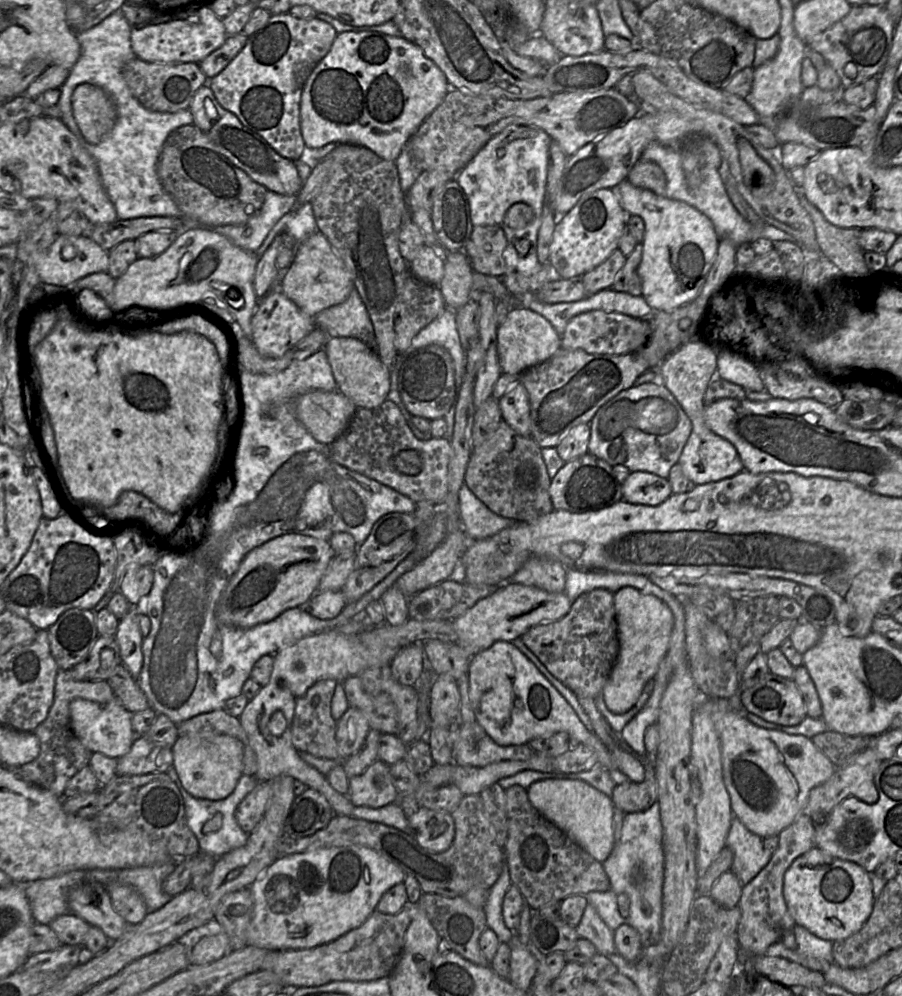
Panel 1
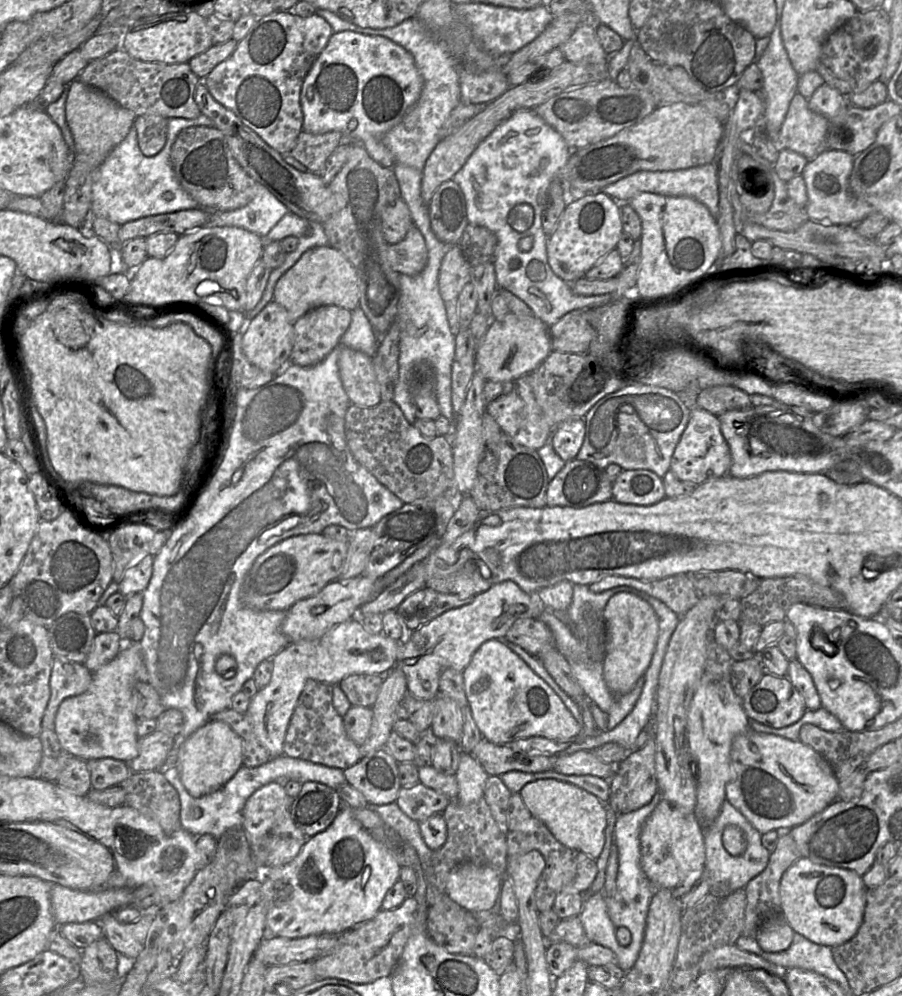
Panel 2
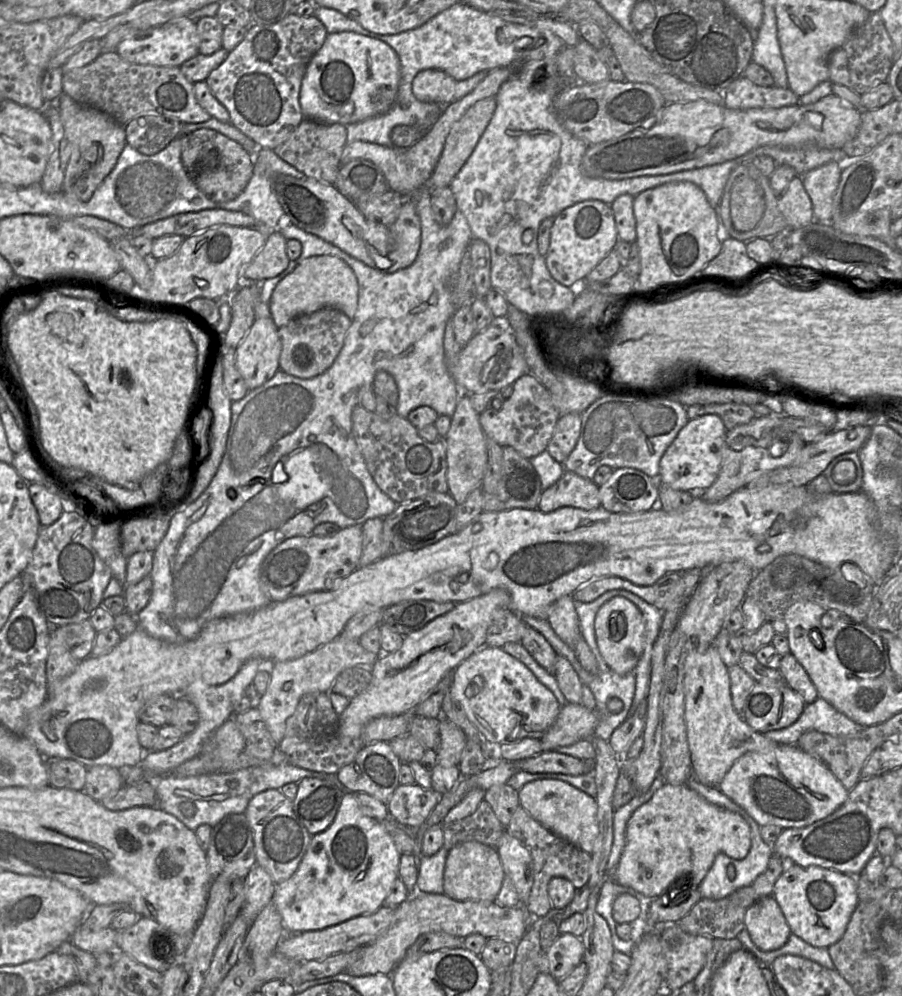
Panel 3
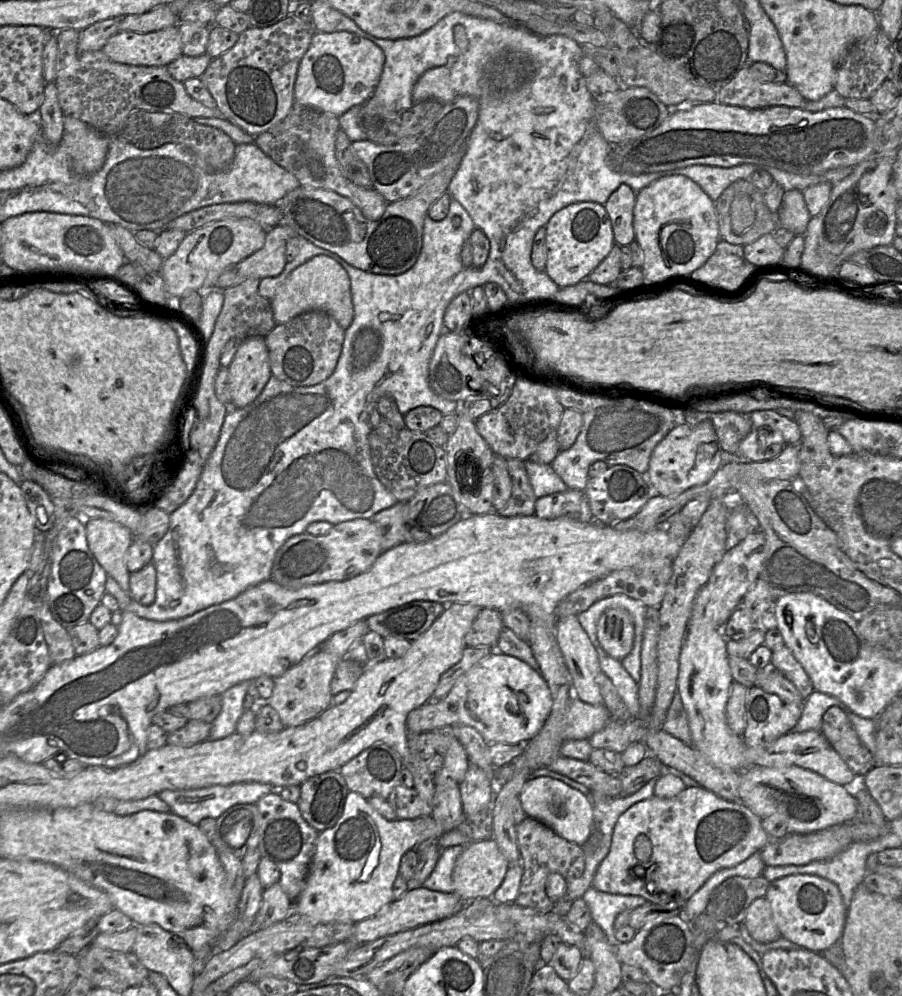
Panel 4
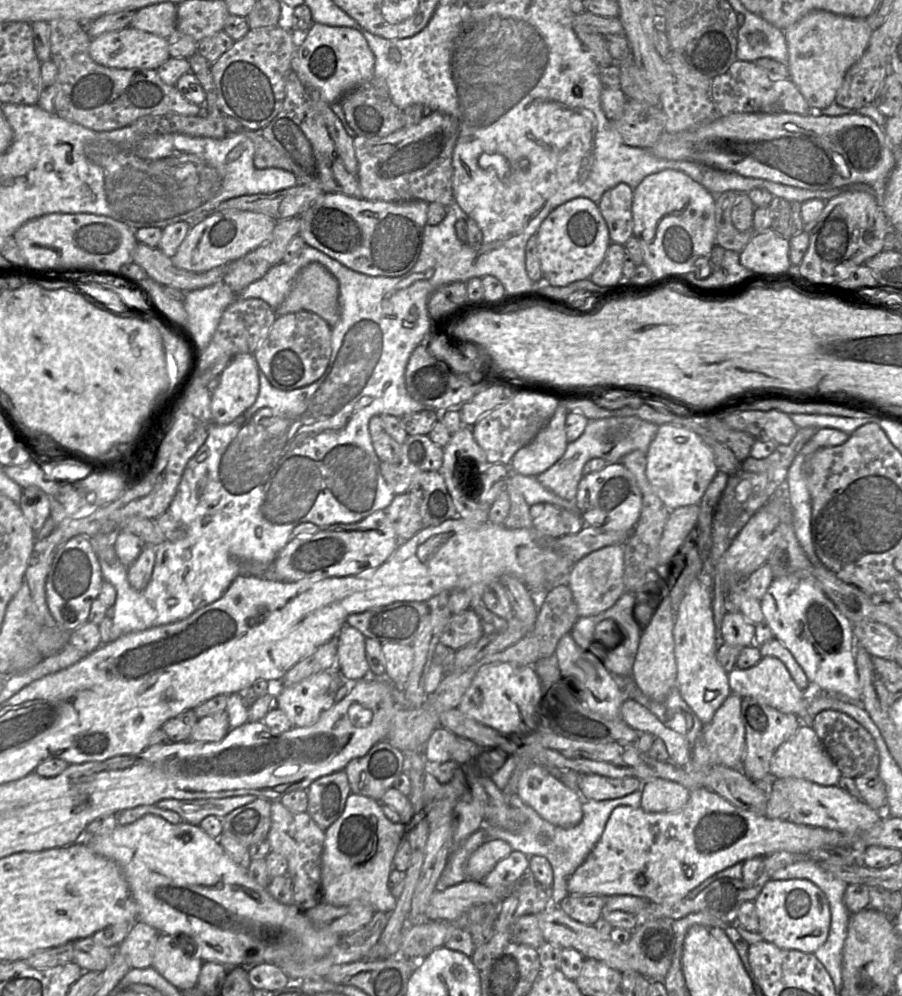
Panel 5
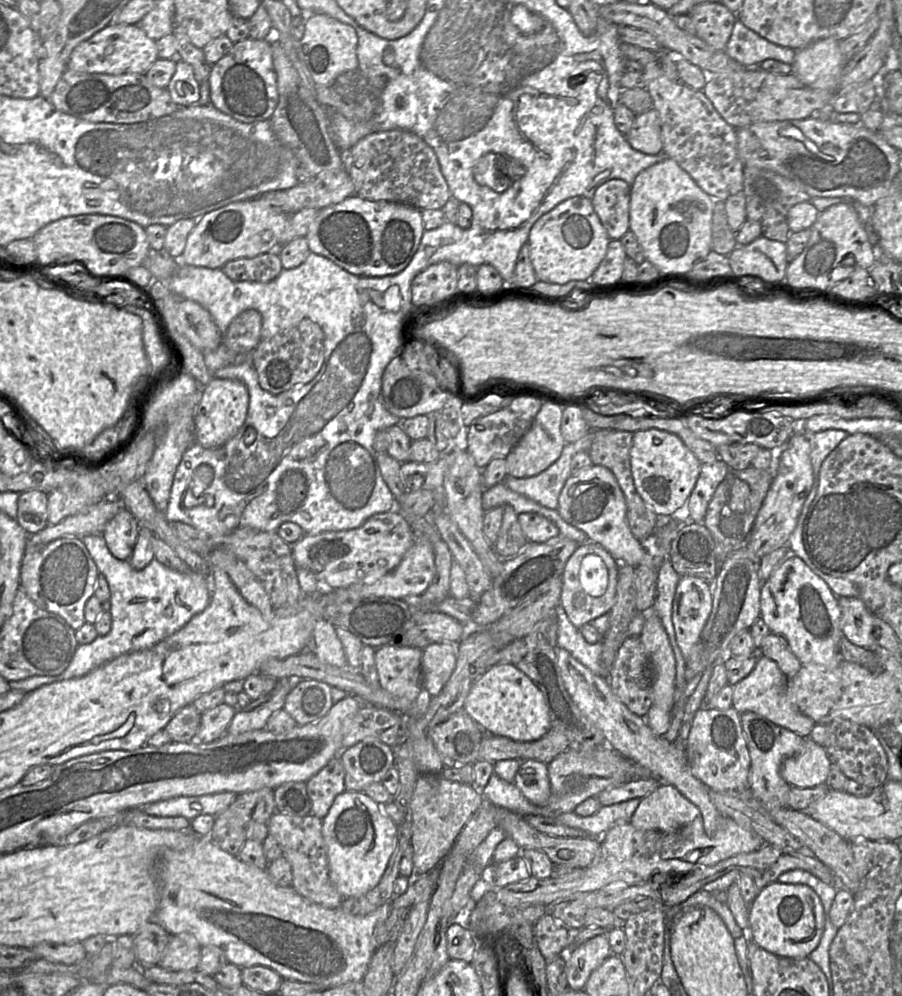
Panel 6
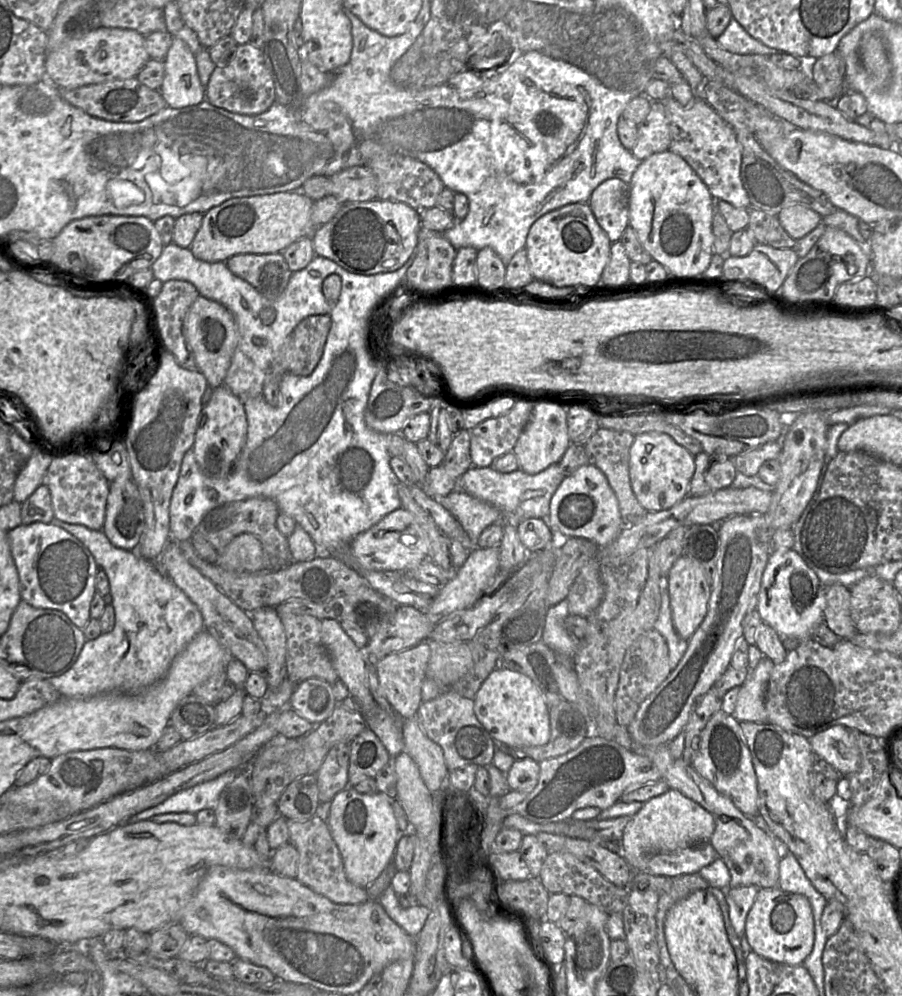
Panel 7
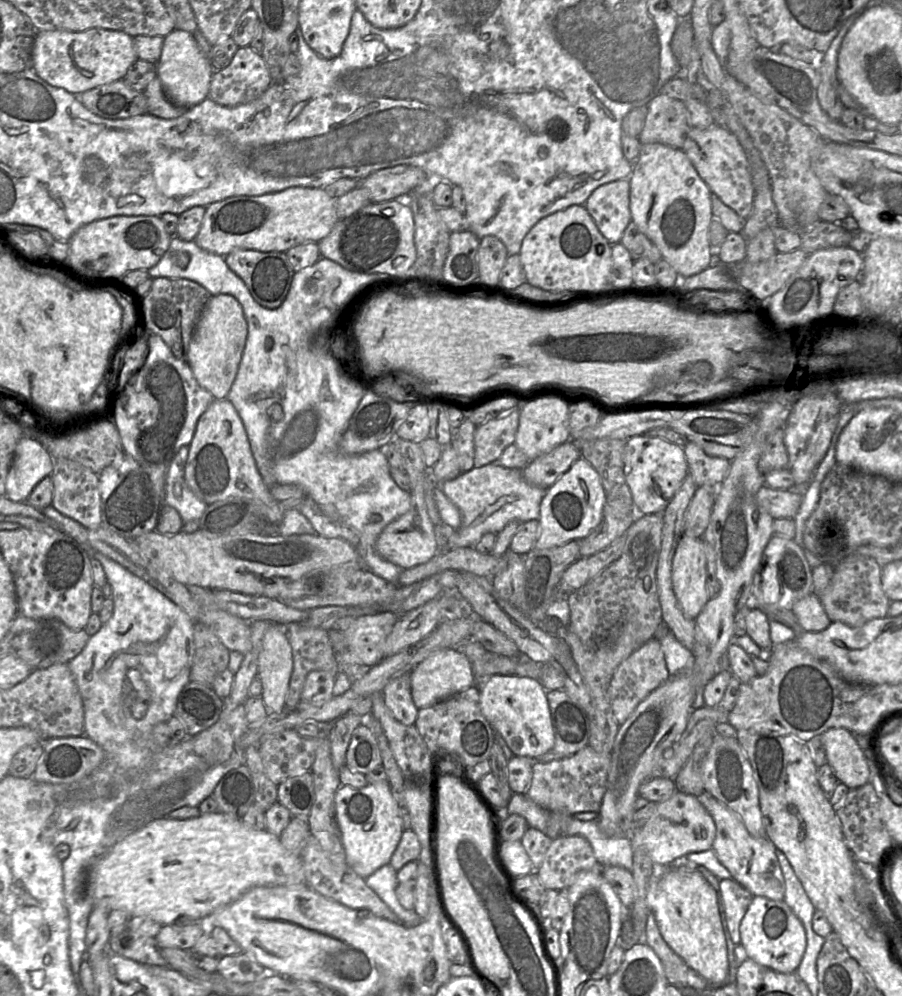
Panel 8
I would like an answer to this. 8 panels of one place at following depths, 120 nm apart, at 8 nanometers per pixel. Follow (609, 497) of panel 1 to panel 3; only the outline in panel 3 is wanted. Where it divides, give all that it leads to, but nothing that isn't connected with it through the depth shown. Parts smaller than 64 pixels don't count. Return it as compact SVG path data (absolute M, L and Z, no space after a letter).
M565 471L556 483L542 492L537 509L549 513L565 506L583 510L599 507L599 486L593 480Z

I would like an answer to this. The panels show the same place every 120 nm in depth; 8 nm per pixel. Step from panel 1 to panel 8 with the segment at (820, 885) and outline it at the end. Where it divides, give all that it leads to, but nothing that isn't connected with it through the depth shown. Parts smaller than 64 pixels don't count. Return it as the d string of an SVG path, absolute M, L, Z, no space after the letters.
M754 896L740 924L740 943L747 957L779 973L796 972L806 950L806 933L801 921L784 901Z

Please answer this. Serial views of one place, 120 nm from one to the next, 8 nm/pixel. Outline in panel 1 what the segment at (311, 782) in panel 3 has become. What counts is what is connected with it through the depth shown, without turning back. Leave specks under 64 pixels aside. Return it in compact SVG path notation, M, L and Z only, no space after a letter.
M308 787L294 798L284 822L283 836L310 836L325 828L334 816L335 812L325 796Z

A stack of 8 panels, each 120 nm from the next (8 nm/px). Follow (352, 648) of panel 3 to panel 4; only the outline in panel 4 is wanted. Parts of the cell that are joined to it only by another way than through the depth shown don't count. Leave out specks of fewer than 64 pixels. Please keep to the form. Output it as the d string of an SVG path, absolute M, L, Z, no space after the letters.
M317 649L282 676L274 679L271 697L263 703L274 708L285 727L304 724L328 709L332 703L331 680L341 659L334 654Z

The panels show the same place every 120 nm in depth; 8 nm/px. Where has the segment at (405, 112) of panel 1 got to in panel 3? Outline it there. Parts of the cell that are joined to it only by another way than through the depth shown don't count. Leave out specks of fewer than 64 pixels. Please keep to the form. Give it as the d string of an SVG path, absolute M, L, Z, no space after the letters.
M355 32L332 33L307 65L299 103L305 118L348 125L386 113L395 102L399 82L399 57L388 44Z

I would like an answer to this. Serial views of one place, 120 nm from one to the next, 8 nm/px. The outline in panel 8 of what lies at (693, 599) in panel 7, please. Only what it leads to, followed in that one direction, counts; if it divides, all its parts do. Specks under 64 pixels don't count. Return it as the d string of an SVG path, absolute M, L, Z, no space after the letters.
M682 535L672 561L672 586L684 615L694 620L706 605L707 570L704 541Z

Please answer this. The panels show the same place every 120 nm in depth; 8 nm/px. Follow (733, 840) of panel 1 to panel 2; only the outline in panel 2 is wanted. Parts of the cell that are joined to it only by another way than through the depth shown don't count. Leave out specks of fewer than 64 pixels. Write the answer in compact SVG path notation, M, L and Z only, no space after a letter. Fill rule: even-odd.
M727 800L721 806L720 813L716 820L708 827L703 829L705 844L705 869L710 878L710 893L717 896L728 896L732 892L743 888L748 882L761 873L767 866L770 852L761 843L761 834L752 824ZM727 825L735 825L741 829L746 841L745 852L740 856L730 855L722 844L722 832Z

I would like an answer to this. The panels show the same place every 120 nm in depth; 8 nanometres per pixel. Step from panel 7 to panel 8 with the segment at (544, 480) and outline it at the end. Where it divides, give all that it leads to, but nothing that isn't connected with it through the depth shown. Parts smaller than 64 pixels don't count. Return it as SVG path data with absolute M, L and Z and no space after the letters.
M499 463L474 467L455 479L436 483L436 486L458 507L462 518L460 527L446 540L445 548L439 548L439 551L474 548L484 534L497 534L512 521L538 520L545 495L544 489L524 479L522 469L505 468Z

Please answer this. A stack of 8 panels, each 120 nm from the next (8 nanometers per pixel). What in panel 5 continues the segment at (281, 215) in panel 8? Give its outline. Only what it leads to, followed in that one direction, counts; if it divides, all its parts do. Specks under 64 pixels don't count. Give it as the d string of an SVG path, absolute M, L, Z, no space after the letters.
M222 211L208 216L198 224L193 224L176 254L173 264L190 272L206 272L241 259L271 238L276 220L257 212Z

